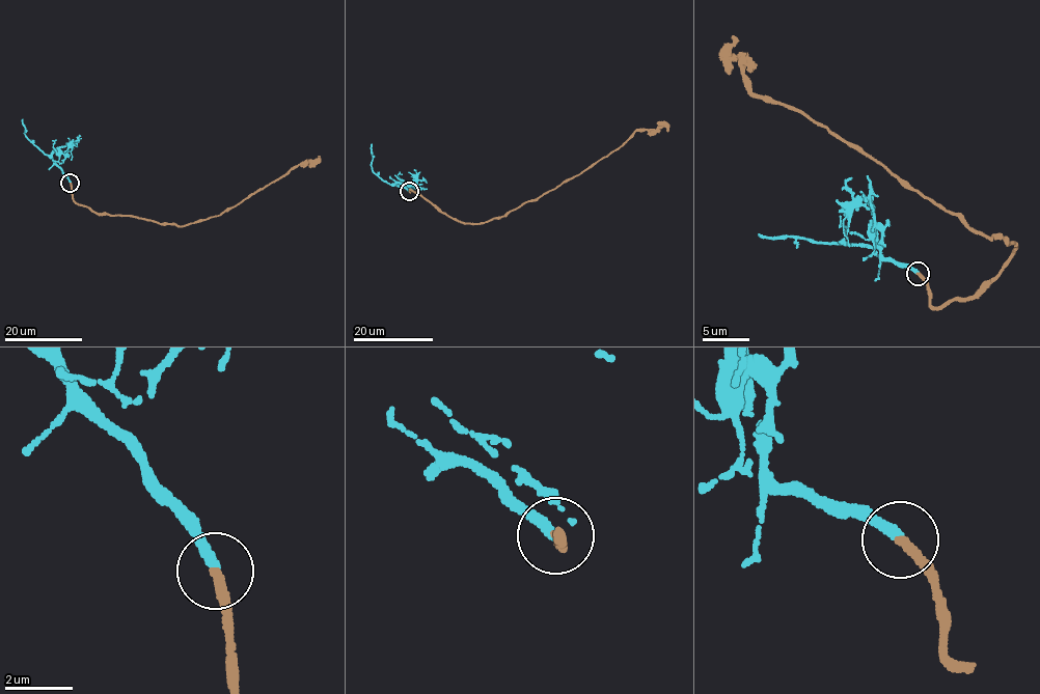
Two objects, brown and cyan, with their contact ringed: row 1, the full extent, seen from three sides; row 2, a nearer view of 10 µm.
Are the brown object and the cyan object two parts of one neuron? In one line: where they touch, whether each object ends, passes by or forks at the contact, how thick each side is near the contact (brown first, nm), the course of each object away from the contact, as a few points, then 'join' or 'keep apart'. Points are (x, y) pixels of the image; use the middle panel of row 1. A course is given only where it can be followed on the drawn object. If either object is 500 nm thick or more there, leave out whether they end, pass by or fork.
at (409, 191); brown ends there; cyan ends there; 280 nm thick on the brown side, 300 nm on the other; brown runs (409, 191), (452, 217), (482, 223), (536, 200), (607, 156), (633, 133), (665, 127), (666, 130); cyan runs (409, 191), (399, 183), (390, 184), (374, 172), (372, 144); join

